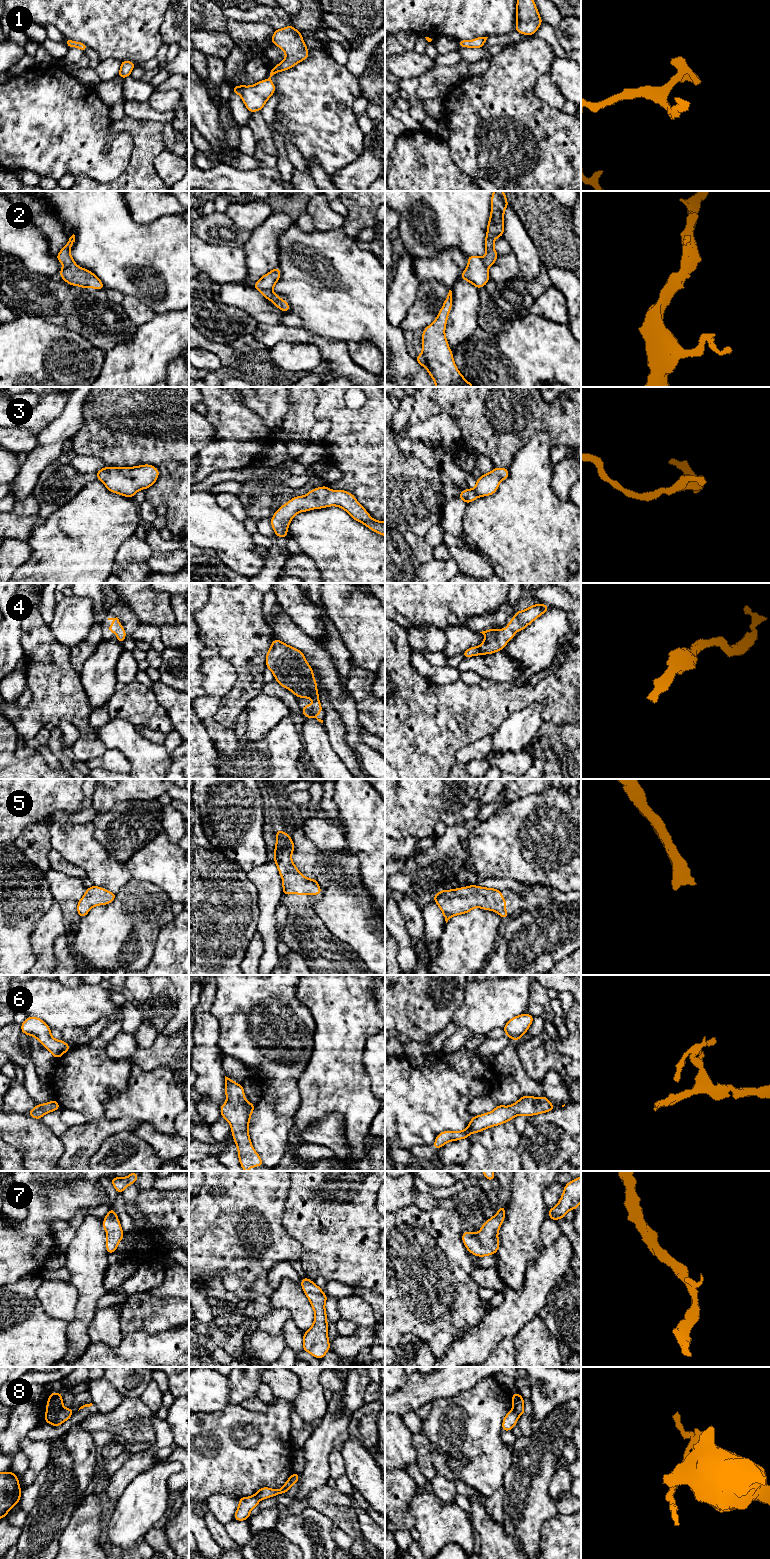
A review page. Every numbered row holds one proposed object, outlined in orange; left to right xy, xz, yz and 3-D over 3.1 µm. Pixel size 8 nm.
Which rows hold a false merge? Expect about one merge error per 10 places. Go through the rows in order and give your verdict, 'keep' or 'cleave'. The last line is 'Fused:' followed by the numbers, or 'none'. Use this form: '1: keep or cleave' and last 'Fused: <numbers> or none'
1: keep
2: keep
3: keep
4: keep
5: keep
6: keep
7: keep
8: cleave
Fused: 8

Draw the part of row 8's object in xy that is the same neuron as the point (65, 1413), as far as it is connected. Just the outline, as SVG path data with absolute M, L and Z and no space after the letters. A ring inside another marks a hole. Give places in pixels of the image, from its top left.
M63 1408L57 1415L56 1419L51 1423L52 1426L60 1426L73 1415L72 1408Z

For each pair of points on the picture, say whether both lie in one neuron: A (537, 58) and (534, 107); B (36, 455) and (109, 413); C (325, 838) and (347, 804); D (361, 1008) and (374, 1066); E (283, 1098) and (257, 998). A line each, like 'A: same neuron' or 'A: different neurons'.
A: same neuron
B: different neurons
C: different neurons
D: different neurons
E: same neuron

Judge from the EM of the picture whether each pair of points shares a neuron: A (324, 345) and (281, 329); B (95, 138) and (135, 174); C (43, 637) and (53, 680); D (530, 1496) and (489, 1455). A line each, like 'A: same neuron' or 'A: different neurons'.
A: same neuron
B: different neurons
C: same neuron
D: different neurons

